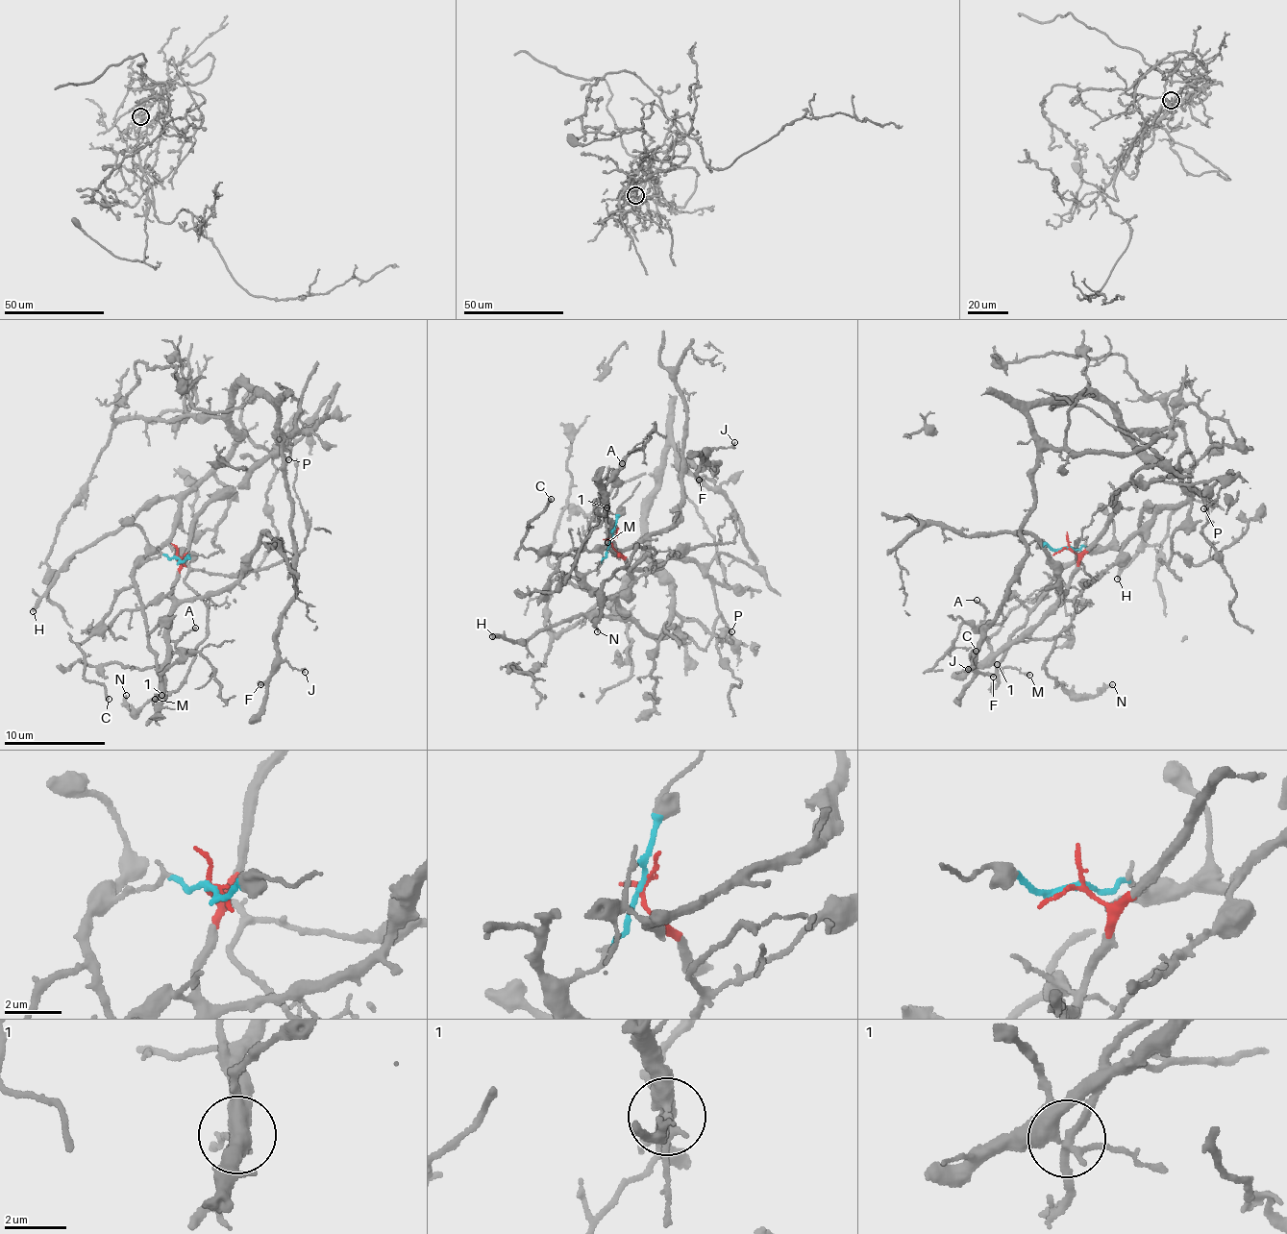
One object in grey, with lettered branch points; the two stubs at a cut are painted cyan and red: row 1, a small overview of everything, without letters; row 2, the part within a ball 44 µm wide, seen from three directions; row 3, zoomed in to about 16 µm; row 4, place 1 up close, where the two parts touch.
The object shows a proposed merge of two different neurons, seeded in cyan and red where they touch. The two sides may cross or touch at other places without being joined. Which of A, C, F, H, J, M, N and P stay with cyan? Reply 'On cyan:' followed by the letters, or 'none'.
On cyan: C, F, H, J, N

